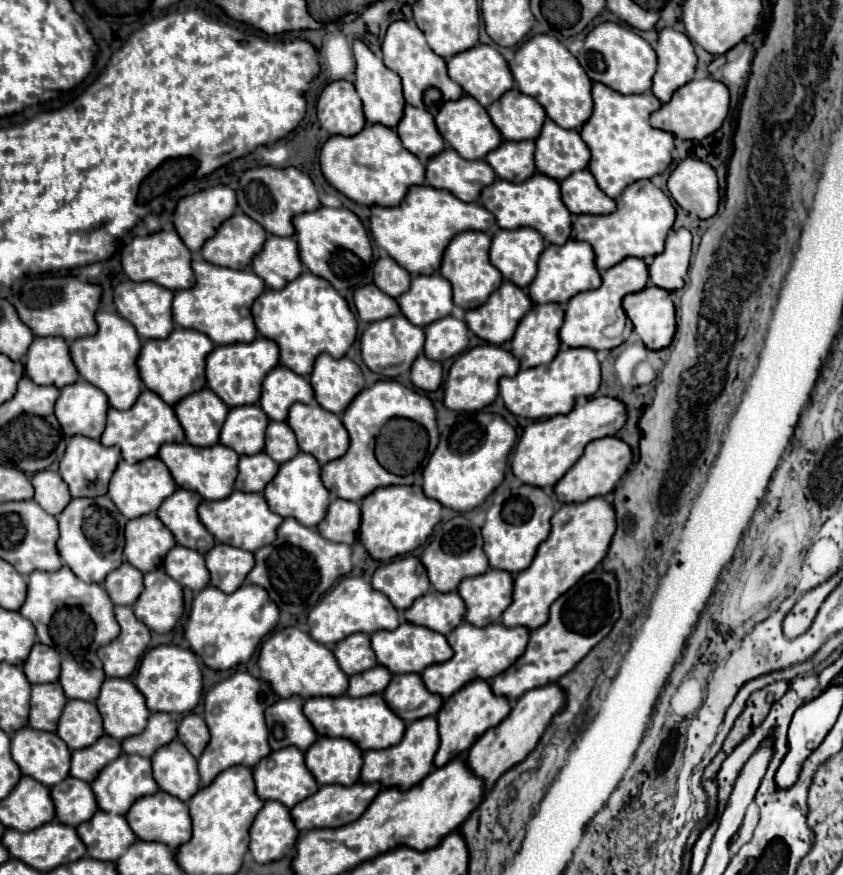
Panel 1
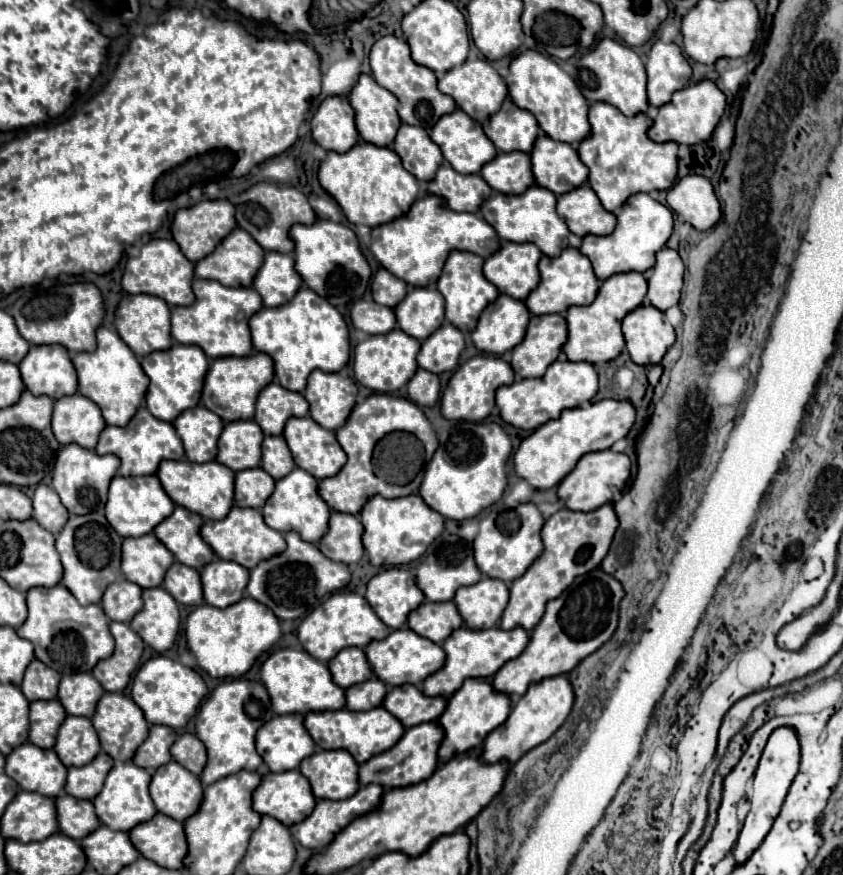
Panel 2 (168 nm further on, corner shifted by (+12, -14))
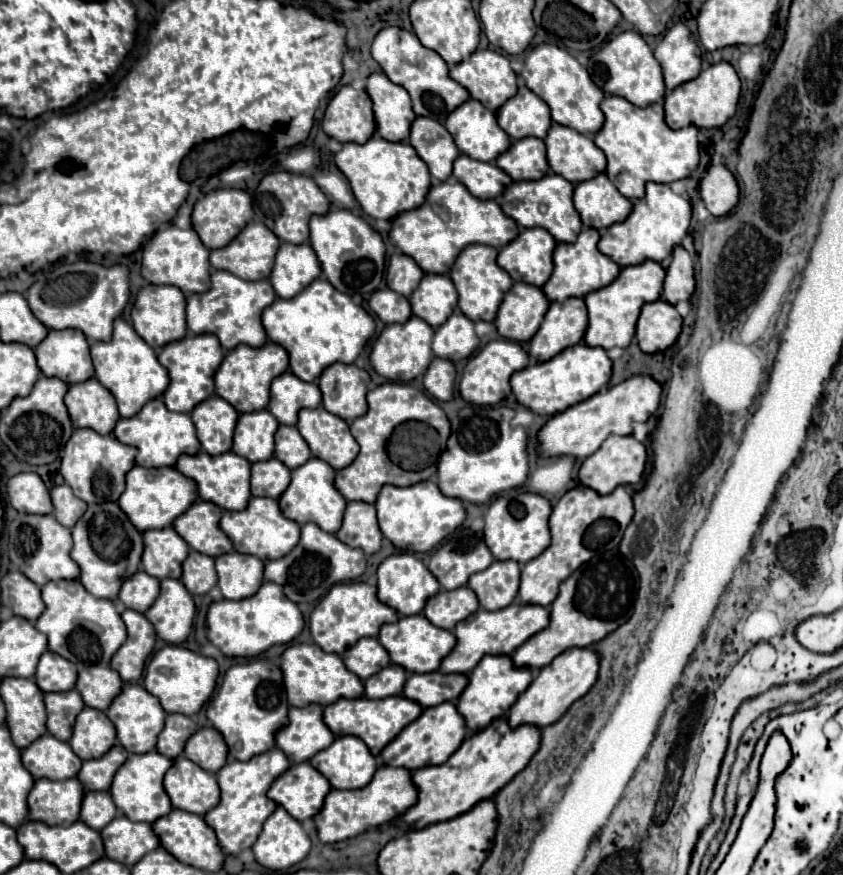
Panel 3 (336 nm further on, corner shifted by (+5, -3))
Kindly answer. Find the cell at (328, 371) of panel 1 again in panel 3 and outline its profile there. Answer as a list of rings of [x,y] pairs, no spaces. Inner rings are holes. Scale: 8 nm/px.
[[[336,362],[328,366],[318,378],[318,386],[322,390],[322,406],[342,416],[344,420],[354,420],[366,414],[366,382],[368,374],[354,364]]]

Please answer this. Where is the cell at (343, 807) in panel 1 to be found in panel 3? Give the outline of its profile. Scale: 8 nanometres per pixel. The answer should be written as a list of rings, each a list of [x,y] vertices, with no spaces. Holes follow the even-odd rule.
[[[380,766],[368,786],[360,790],[332,790],[326,796],[322,812],[314,816],[314,822],[318,826],[318,838],[326,844],[344,842],[348,838],[366,832],[368,828],[396,820],[416,802],[418,802],[418,790],[412,782],[412,772],[408,768]]]

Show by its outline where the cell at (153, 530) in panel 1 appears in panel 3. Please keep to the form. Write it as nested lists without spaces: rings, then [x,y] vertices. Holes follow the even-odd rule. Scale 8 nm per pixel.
[[[172,528],[144,532],[146,548],[142,556],[142,568],[154,578],[180,578],[182,562],[188,556],[186,540]]]

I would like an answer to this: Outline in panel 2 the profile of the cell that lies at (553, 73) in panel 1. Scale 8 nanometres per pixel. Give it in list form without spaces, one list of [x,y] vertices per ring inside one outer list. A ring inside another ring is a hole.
[[[523,51],[521,55],[513,57],[505,83],[513,103],[533,113],[539,127],[551,139],[577,147],[589,135],[591,127],[587,121],[587,101],[583,99],[577,83],[551,57],[545,57],[537,51]]]

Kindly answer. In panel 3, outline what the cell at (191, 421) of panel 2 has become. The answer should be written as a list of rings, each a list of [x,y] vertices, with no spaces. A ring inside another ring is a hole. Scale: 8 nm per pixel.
[[[212,396],[198,404],[190,412],[190,416],[204,452],[216,456],[232,448],[232,436],[240,416],[232,404],[228,404],[220,396]]]

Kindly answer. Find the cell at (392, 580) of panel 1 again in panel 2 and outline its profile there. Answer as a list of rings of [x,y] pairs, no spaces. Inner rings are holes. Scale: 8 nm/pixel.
[[[400,566],[377,573],[367,583],[365,599],[387,627],[401,629],[409,611],[419,607],[425,595],[419,591],[411,571]]]

